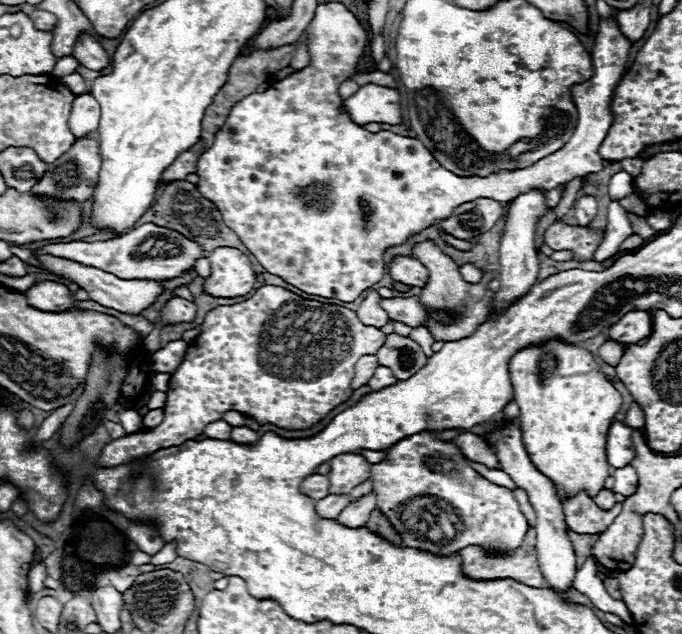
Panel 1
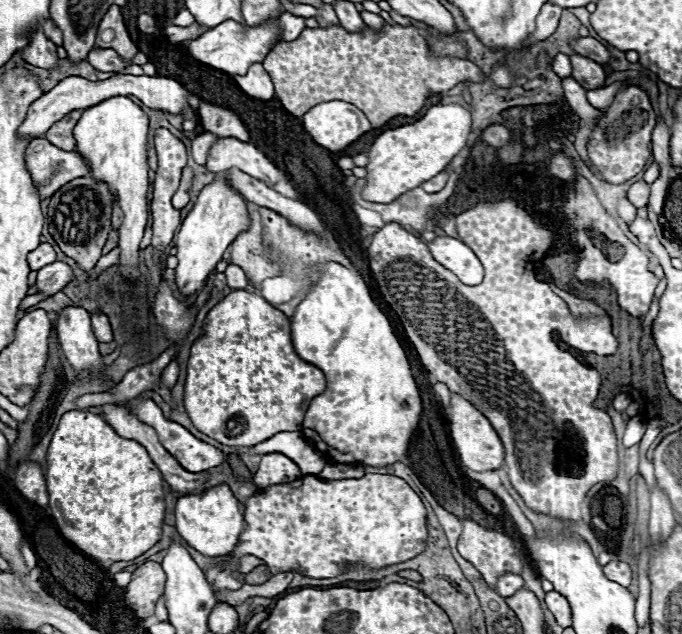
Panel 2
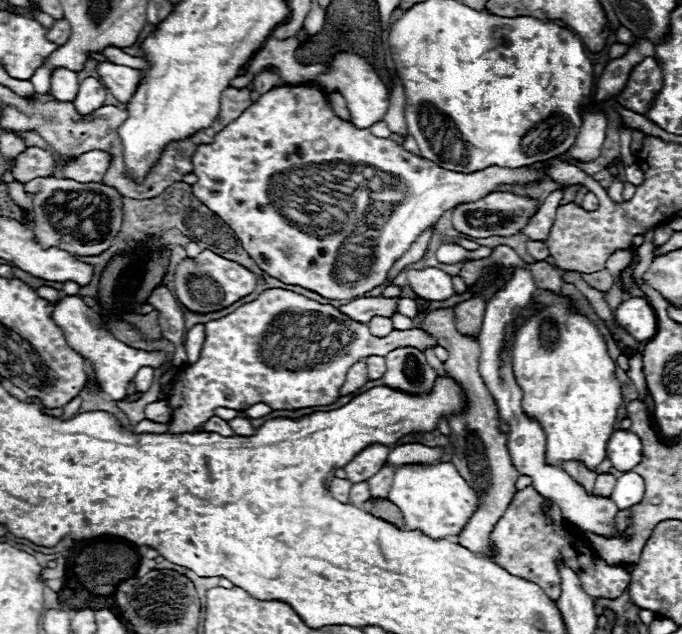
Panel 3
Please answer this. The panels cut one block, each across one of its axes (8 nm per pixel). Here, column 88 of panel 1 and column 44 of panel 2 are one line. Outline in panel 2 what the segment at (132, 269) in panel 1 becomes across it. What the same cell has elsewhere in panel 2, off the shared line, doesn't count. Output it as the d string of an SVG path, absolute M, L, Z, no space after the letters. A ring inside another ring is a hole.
M42 242L36 250L32 250L28 254L30 270L40 270L40 268L52 264L52 262L56 262L56 252L54 252L54 248L48 242Z

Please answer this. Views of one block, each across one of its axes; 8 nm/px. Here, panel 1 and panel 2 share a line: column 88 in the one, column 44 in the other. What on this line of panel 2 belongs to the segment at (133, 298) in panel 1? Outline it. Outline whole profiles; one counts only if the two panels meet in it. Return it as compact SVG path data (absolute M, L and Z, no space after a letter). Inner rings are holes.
M52 262L44 268L38 270L38 280L36 280L36 288L40 294L46 296L54 296L56 292L60 292L72 278L72 270L68 264L64 262Z

